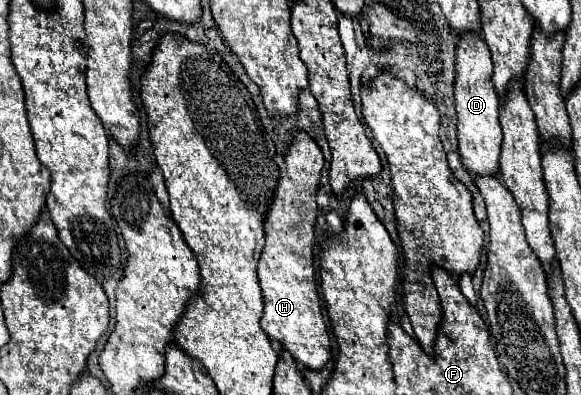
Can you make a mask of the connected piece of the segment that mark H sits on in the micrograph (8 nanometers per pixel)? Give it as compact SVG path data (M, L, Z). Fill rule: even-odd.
M296 131L284 157L286 173L280 175L270 211L264 219L266 245L258 261L258 281L264 295L260 325L266 335L288 349L294 359L314 371L330 359L330 337L322 315L322 303L314 281L314 223L318 217L316 189L324 155L306 131Z

